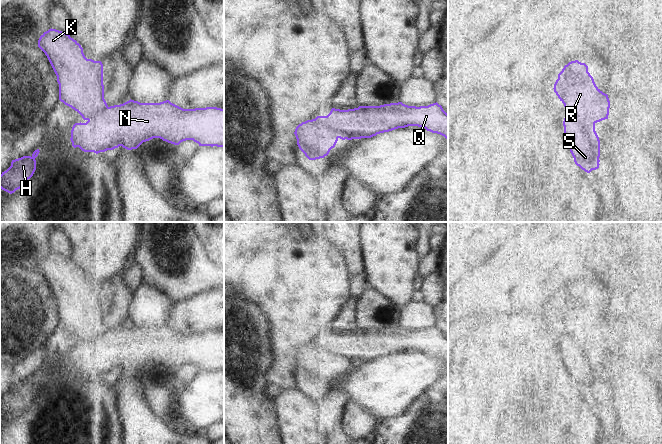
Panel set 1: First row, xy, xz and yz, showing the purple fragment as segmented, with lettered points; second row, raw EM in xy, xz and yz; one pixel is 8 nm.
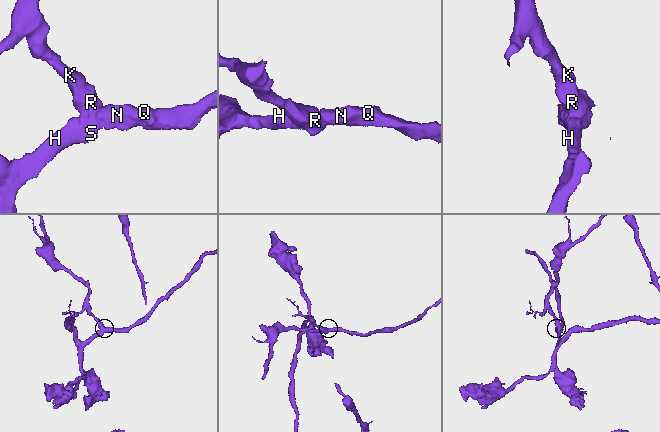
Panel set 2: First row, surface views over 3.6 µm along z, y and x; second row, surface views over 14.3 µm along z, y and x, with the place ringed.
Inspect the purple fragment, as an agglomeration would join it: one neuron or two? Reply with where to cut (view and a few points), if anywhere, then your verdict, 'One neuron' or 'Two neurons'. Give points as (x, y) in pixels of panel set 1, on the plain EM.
Split along yz (566, 338), (576, 340), (582, 345), (594, 347). Two neurons

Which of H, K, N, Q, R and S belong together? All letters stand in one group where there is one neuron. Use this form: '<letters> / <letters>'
H N Q S / K R

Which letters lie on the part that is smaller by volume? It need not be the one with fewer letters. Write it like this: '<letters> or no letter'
K, R

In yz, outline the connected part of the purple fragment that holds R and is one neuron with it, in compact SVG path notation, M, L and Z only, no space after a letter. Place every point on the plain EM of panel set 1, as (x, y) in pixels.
M575 284L565 289L553 313L564 328L566 339L590 347L608 343L608 319L596 310L585 287Z

